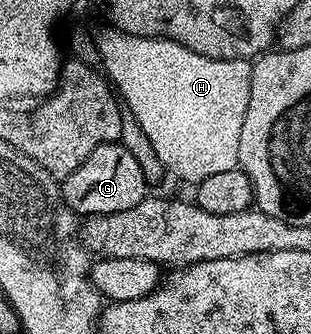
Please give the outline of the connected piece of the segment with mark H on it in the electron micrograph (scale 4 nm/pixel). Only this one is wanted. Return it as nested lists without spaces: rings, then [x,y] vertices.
[[[115,28],[107,29],[94,38],[99,65],[109,83],[118,91],[130,118],[145,133],[165,171],[195,184],[217,172],[237,169],[238,136],[242,136],[242,120],[250,100],[252,62],[246,58],[222,60],[202,56],[169,38],[147,38]]]

